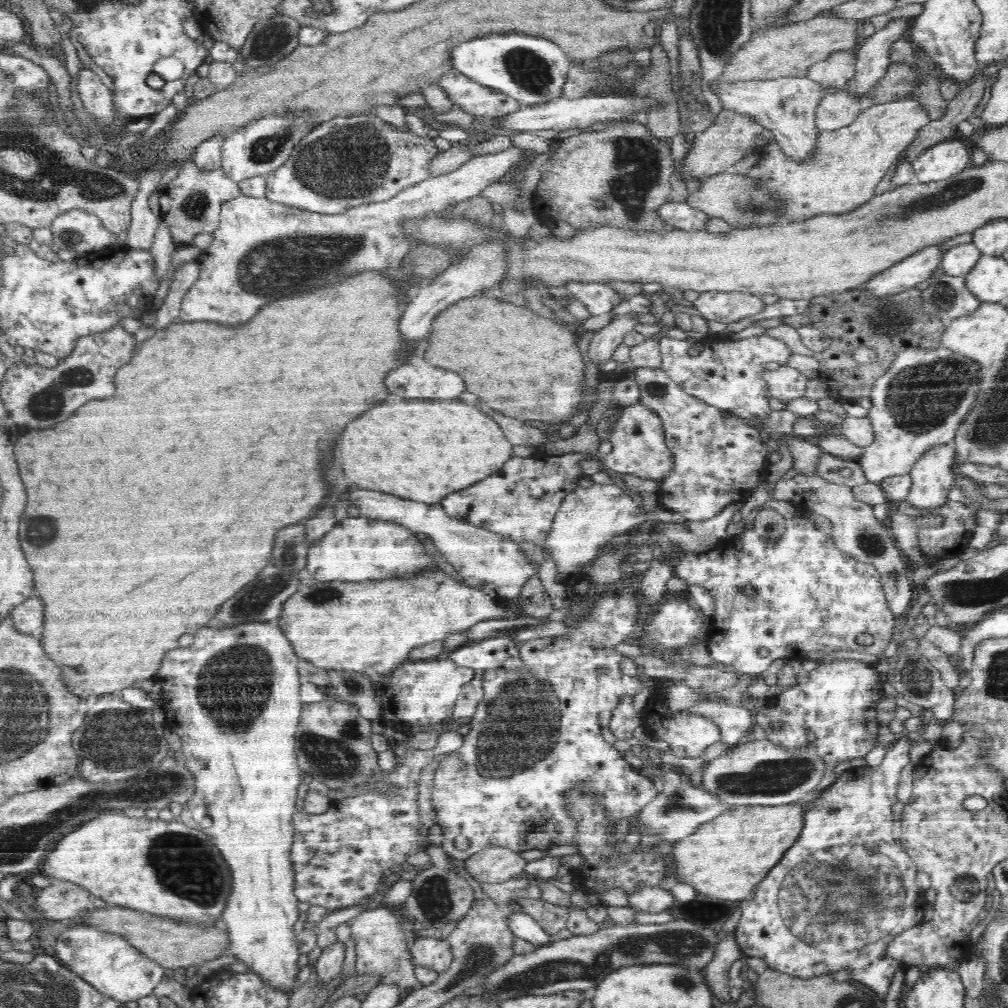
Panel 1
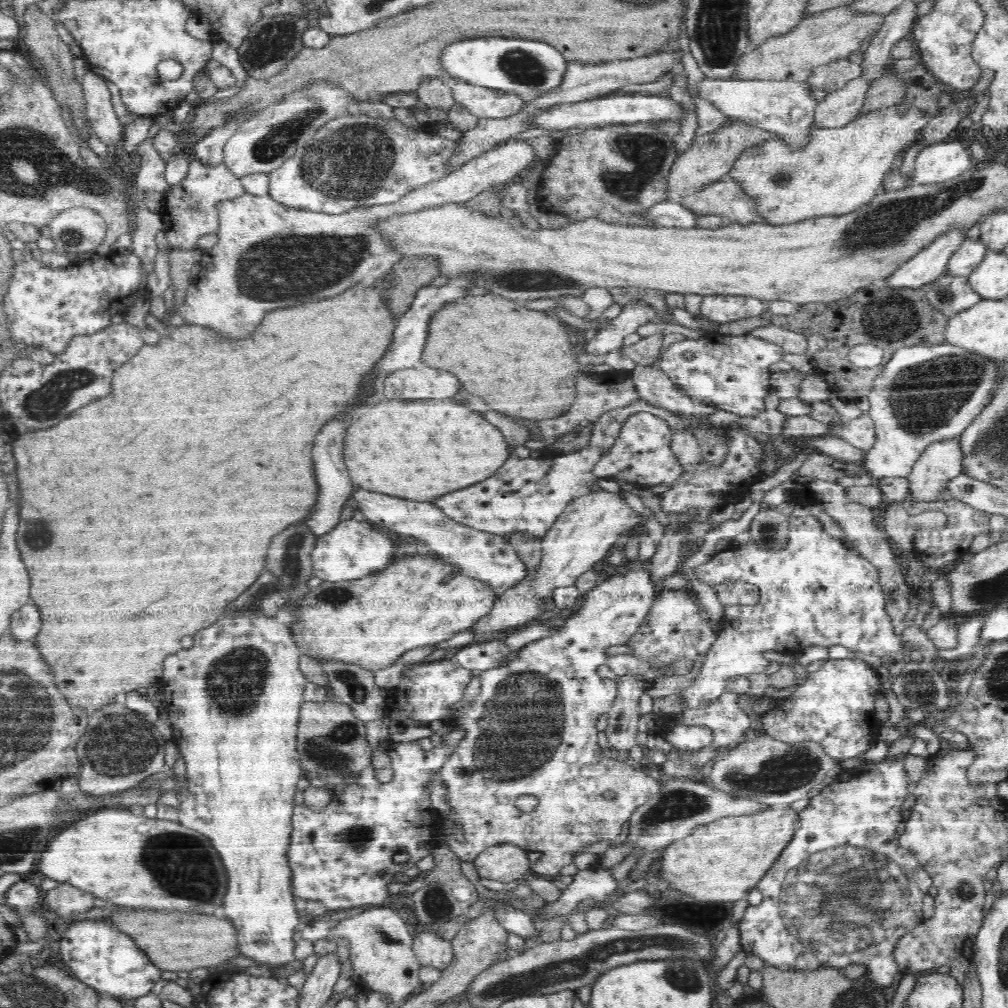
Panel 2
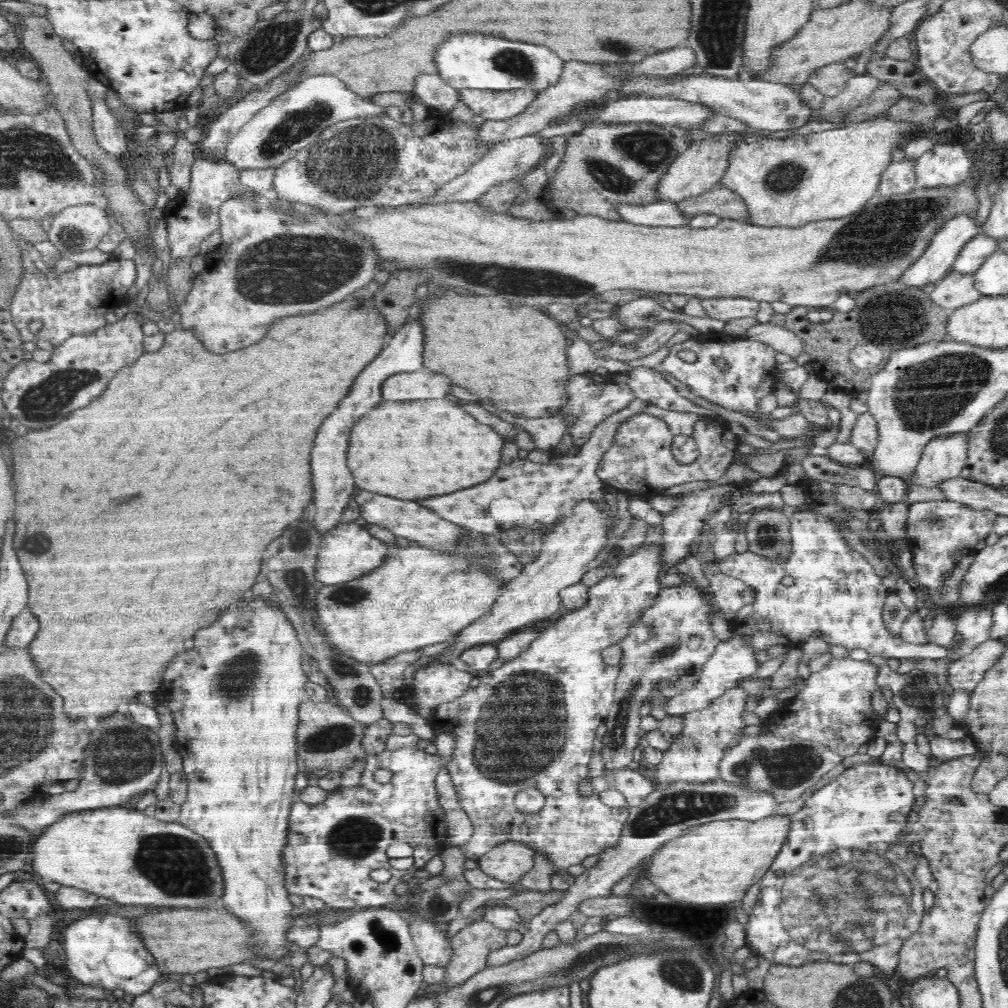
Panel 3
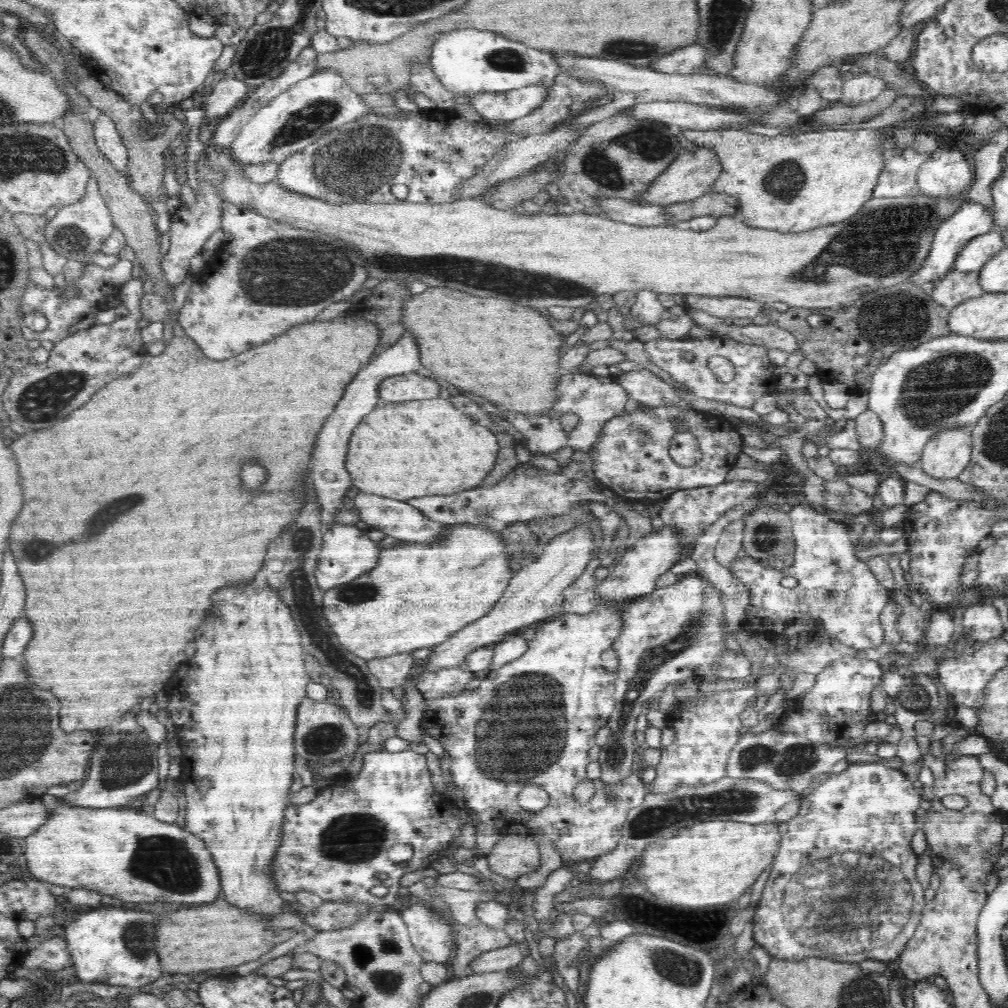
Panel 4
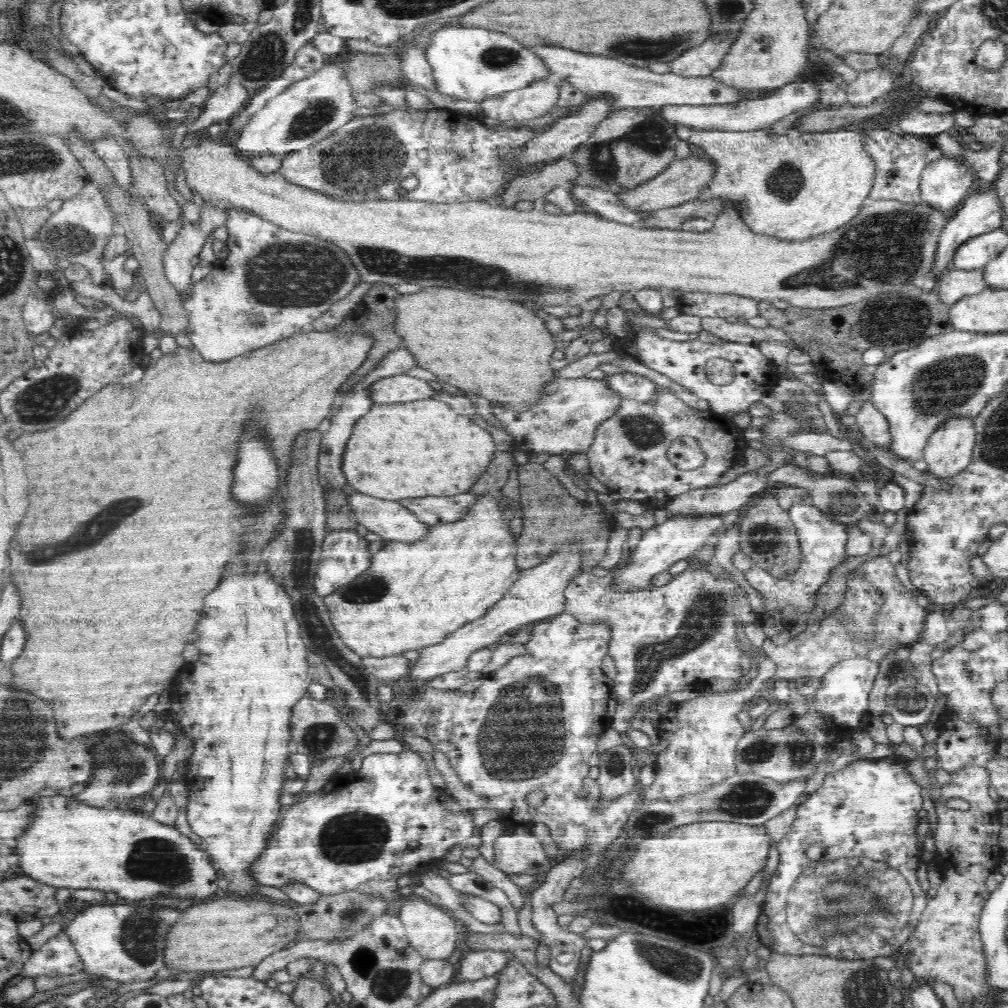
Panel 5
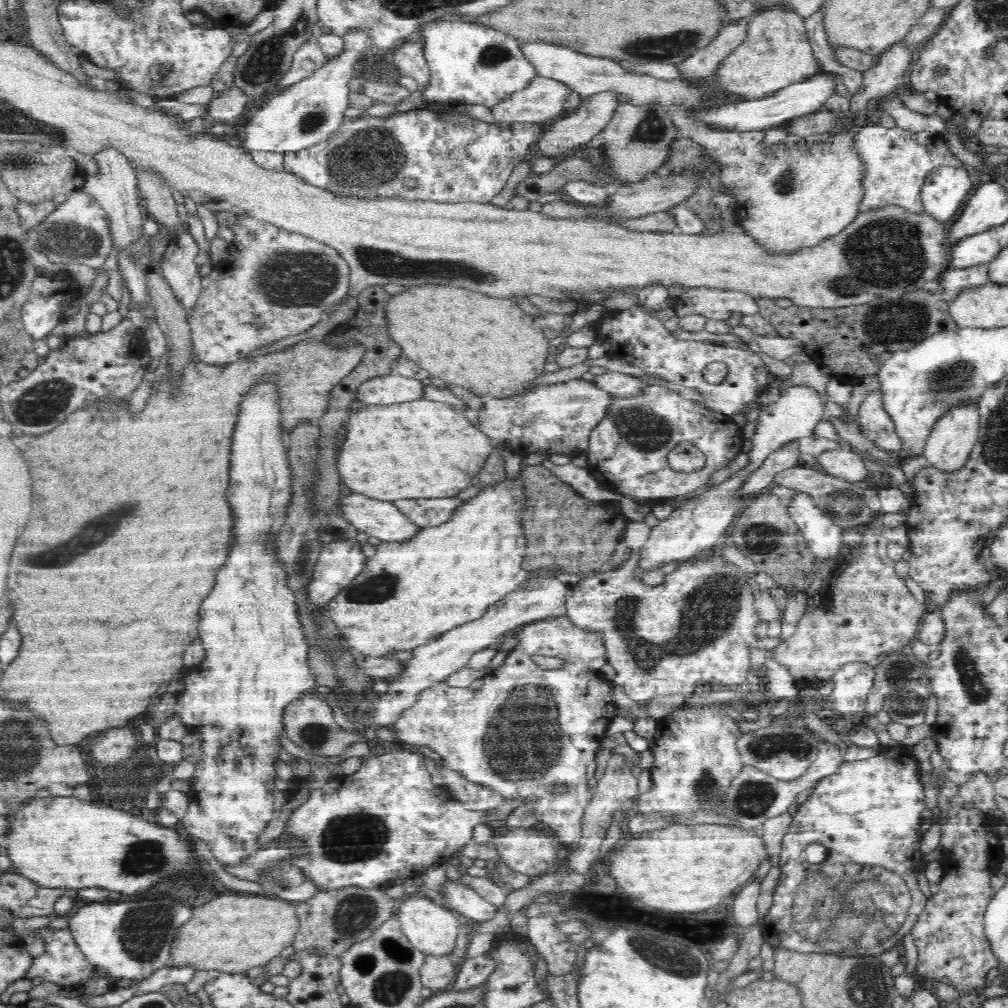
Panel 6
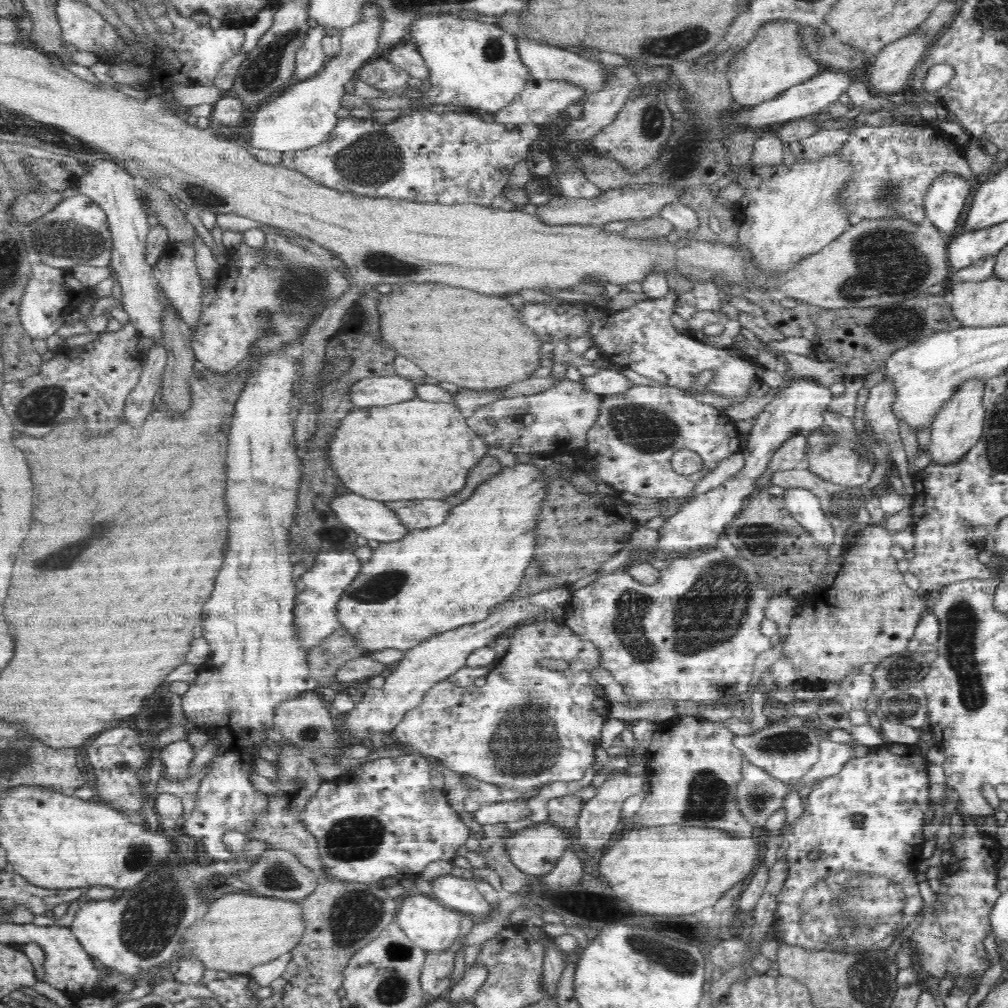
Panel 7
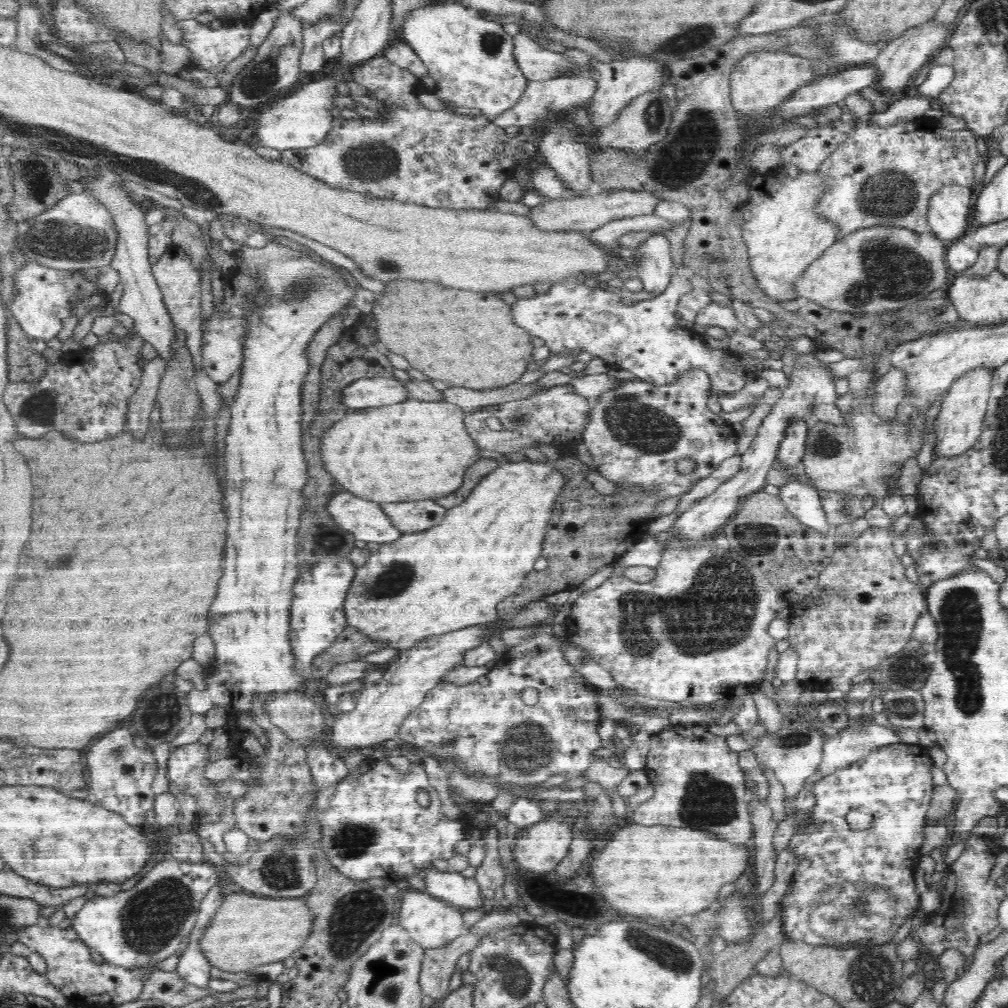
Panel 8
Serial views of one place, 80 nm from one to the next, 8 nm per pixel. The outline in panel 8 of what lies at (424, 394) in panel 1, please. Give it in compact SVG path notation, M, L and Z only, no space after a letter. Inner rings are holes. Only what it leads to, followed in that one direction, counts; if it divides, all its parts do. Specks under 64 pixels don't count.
M395 377L355 380L341 393L341 401L350 411L398 404L410 398L407 388Z

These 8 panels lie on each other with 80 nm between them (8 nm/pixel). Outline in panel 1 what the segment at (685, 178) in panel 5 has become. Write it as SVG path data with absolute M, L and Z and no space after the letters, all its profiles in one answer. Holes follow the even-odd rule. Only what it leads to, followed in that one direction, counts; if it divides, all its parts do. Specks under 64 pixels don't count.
M723 110L708 129L696 135L688 156L684 158L684 166L680 174L684 179L703 178L705 180L716 174L728 172L753 149L758 149L772 140L772 132L752 121L750 117L736 111Z

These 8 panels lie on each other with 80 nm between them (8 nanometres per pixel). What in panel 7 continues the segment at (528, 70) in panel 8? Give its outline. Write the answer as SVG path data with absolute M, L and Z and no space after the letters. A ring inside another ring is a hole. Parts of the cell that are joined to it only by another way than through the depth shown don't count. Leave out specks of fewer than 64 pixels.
M517 37L517 49L521 61L528 68L533 82L548 82L549 80L564 80L572 84L582 87L587 94L598 92L603 87L607 74L605 73L605 65L628 65L630 61L616 53L600 52L600 50L584 50L584 48L568 48L564 50L562 47L539 43L535 40ZM576 50L576 53L574 53ZM586 52L590 58L584 58L578 54Z

